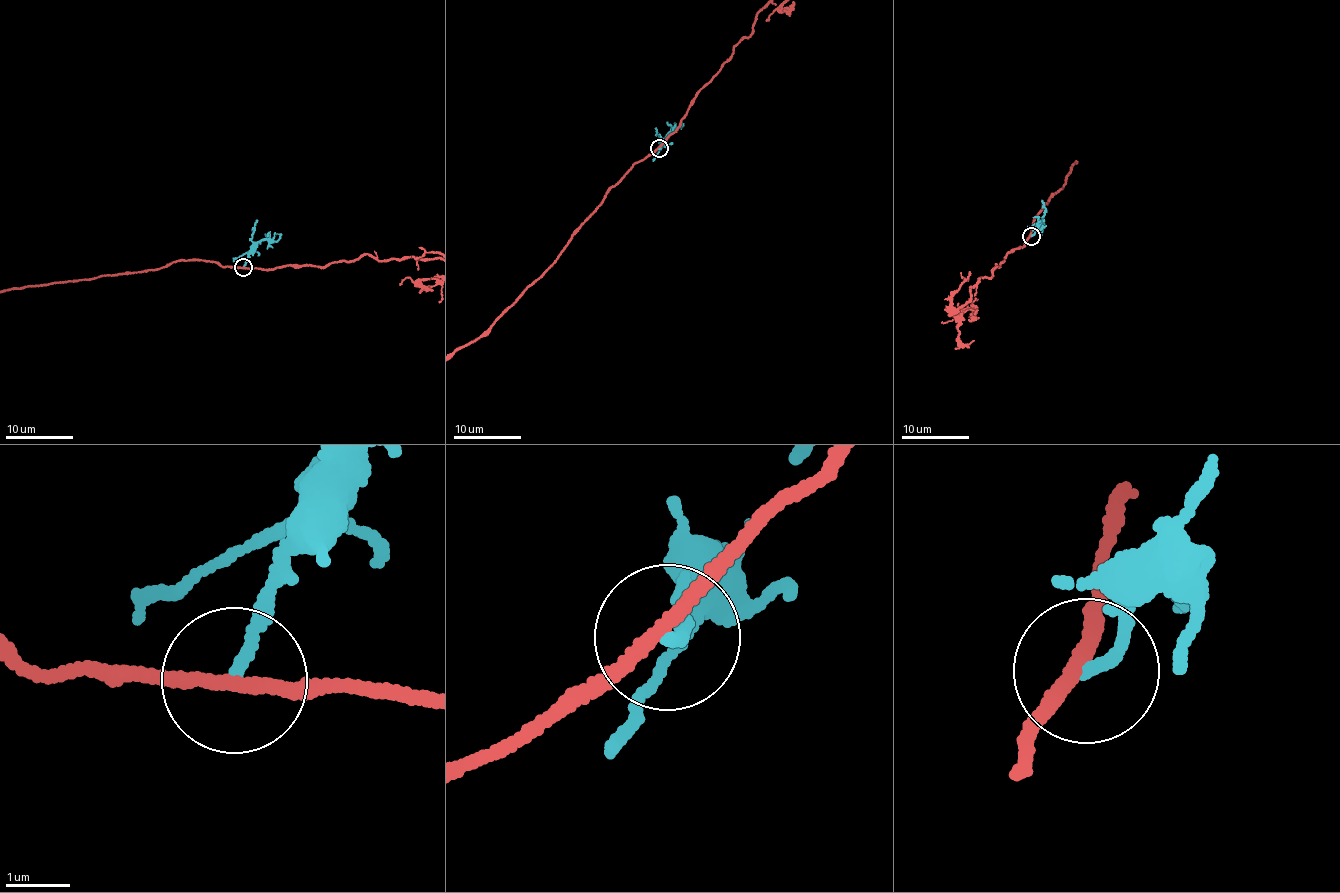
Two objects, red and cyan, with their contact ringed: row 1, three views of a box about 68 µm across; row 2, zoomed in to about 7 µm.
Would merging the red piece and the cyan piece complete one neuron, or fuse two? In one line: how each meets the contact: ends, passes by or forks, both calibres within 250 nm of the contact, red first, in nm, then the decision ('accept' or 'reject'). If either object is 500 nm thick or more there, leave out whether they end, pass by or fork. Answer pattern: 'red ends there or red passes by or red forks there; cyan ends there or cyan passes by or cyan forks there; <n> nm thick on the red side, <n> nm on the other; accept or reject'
red passes by; cyan ends there; 200 nm thick on the red side, 180 nm on the other; reject

